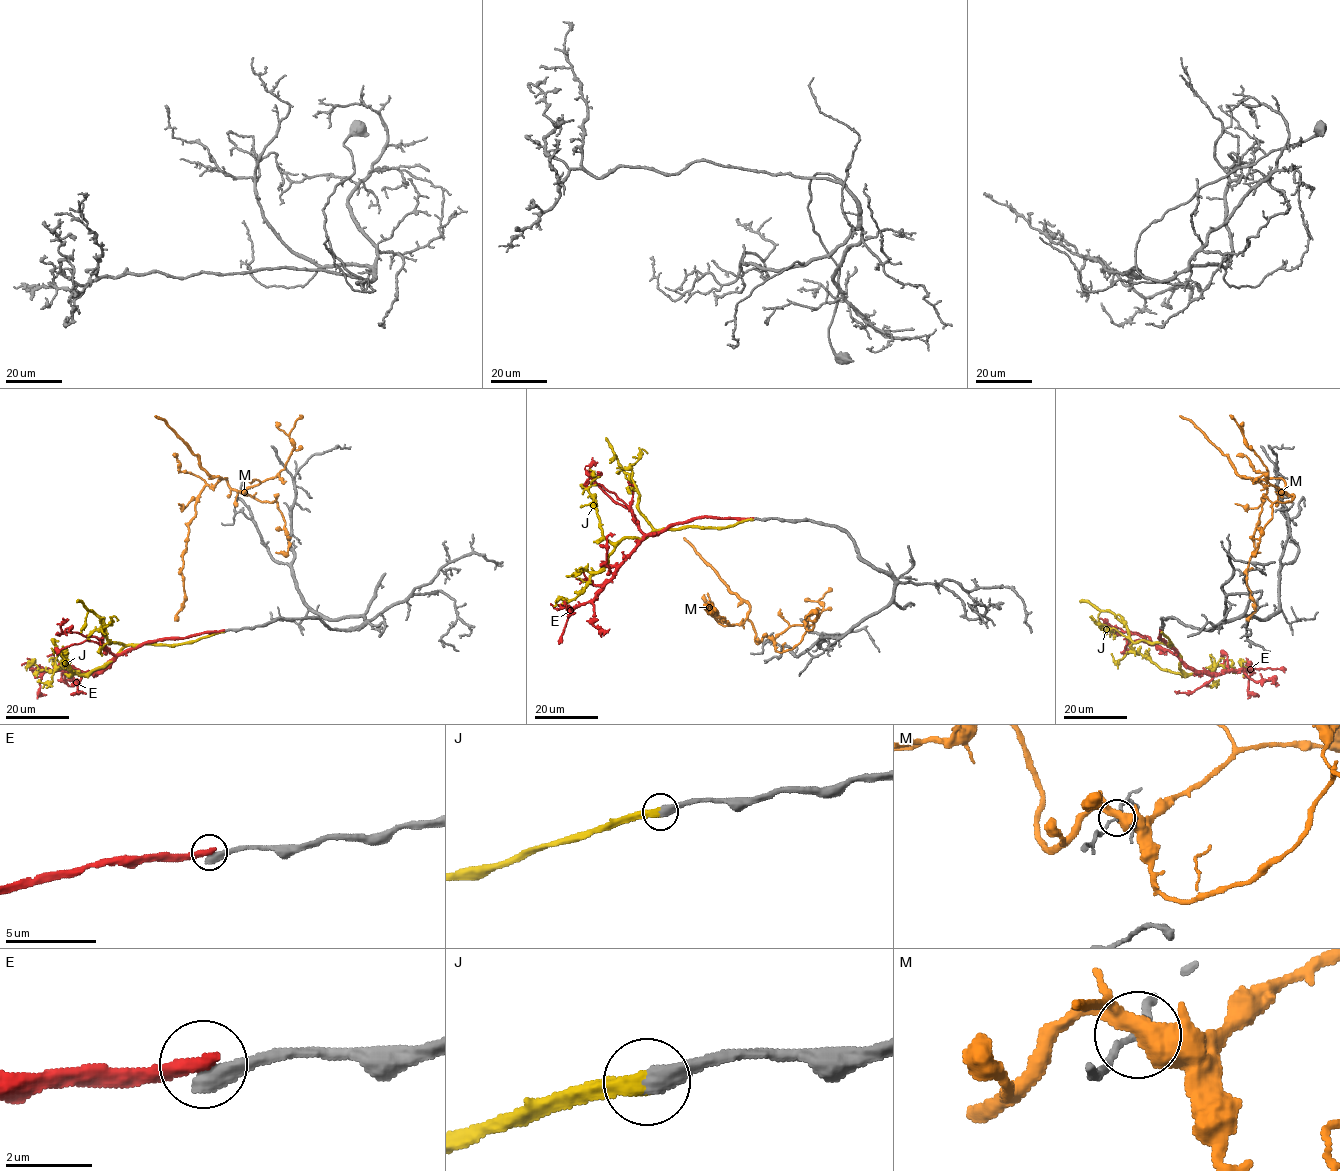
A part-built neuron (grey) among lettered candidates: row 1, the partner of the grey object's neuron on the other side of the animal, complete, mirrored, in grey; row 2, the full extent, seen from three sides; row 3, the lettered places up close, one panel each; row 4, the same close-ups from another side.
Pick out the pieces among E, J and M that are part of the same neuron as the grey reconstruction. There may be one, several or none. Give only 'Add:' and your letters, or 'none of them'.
Add: J

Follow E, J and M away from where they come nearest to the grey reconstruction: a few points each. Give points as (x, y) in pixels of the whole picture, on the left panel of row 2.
E: (223, 630), (140, 644), (125, 650), (108, 666), (93, 673), (29, 669)
J: (223, 631), (183, 643), (126, 645), (107, 664), (81, 675), (71, 670), (61, 653)
M: (240, 491), (233, 490), (226, 478), (222, 478), (206, 485), (198, 498), (182, 556), (183, 608), (174, 620)

